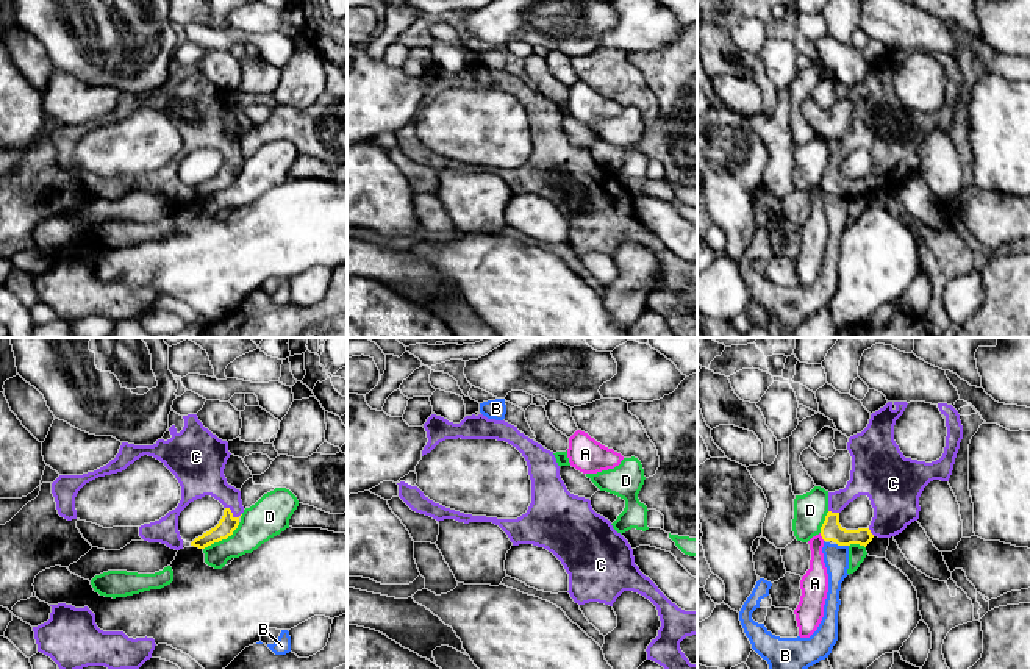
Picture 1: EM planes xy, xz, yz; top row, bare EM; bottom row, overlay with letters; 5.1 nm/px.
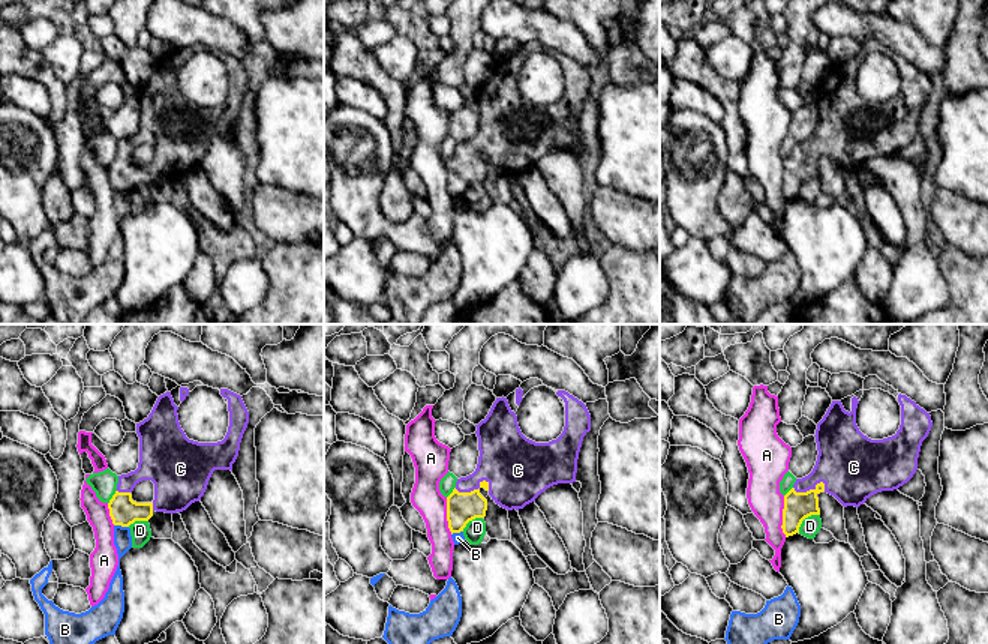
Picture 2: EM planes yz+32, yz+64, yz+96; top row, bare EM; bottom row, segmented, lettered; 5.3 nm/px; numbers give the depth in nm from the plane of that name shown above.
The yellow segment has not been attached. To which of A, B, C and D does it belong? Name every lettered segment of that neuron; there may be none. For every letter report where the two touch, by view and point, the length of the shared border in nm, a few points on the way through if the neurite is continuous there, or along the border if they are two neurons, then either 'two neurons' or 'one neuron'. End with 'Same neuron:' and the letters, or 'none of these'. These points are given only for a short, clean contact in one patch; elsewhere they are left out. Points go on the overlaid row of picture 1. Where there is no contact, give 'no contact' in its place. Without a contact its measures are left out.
A: yz (821, 535) | 50 nm | along yz (819, 533), (824, 540) | two neurons
B: yz (843, 544) | 70 nm | along yz (836, 543), (847, 546) | two neurons
C: xy (232, 515) | 100 nm | across xy (225, 527), (232, 515), (232, 502), (203, 475) | one neuron
D: xy (222, 538) | 240 nm | along xy (239, 522), (230, 535), (203, 549) | two neurons
Same neuron: C

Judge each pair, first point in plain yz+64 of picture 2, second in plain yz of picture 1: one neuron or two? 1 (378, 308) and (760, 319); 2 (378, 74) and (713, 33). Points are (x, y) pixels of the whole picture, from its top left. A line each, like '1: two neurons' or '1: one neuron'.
1: two neurons
2: one neuron

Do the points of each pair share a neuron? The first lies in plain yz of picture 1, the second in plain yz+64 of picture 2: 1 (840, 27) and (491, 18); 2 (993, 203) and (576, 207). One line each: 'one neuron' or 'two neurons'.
1: two neurons
2: two neurons

